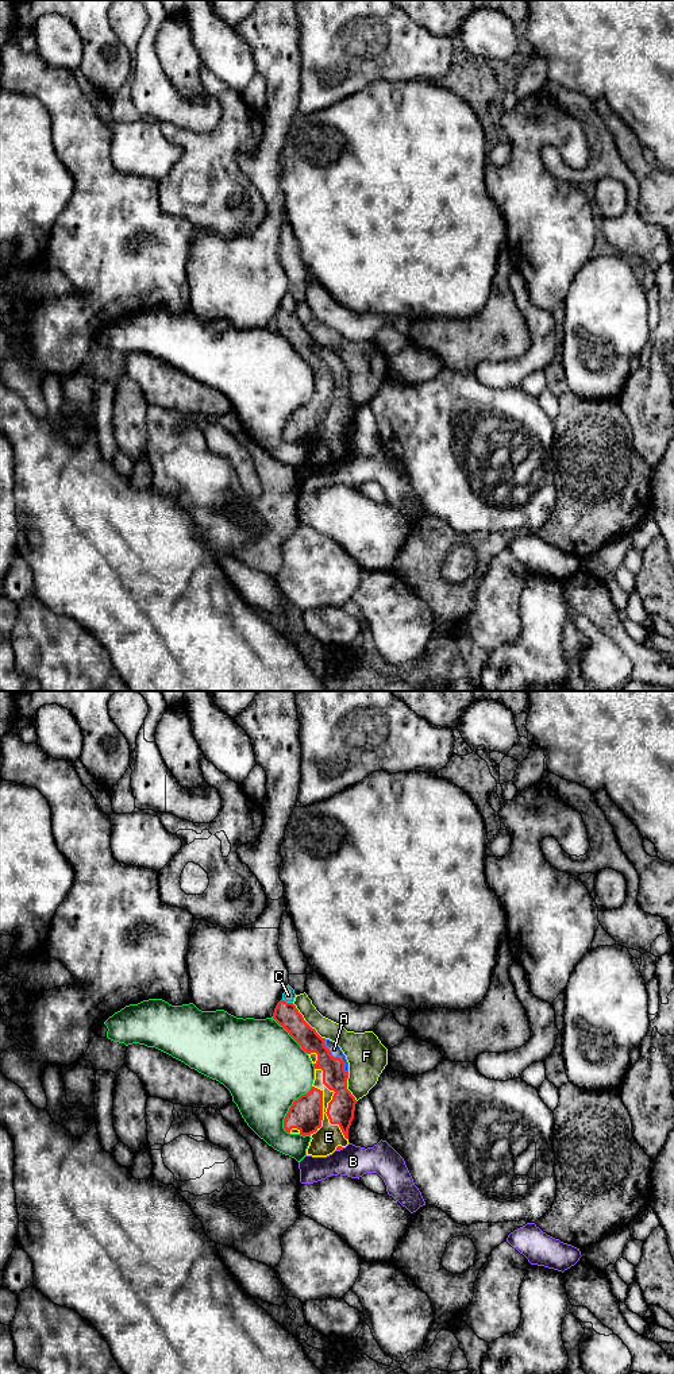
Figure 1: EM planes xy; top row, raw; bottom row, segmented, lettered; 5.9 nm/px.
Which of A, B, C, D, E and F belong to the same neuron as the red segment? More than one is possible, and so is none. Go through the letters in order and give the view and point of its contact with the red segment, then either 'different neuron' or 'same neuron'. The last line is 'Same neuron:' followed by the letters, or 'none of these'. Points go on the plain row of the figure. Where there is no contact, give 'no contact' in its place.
A: meets red in xy at (332, 366); same neuron
B: meets red in xy at (339, 458); different neuron
C: meets red in xy at (285, 311); same neuron
D: meets red in xy at (289, 417); different neuron
E: meets red in xy at (328, 412); same neuron
F: meets red in xy at (304, 330); different neuron
Same neuron: A, C, E

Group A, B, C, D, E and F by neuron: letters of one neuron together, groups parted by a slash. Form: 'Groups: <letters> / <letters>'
Groups: A C E / B / D / F

